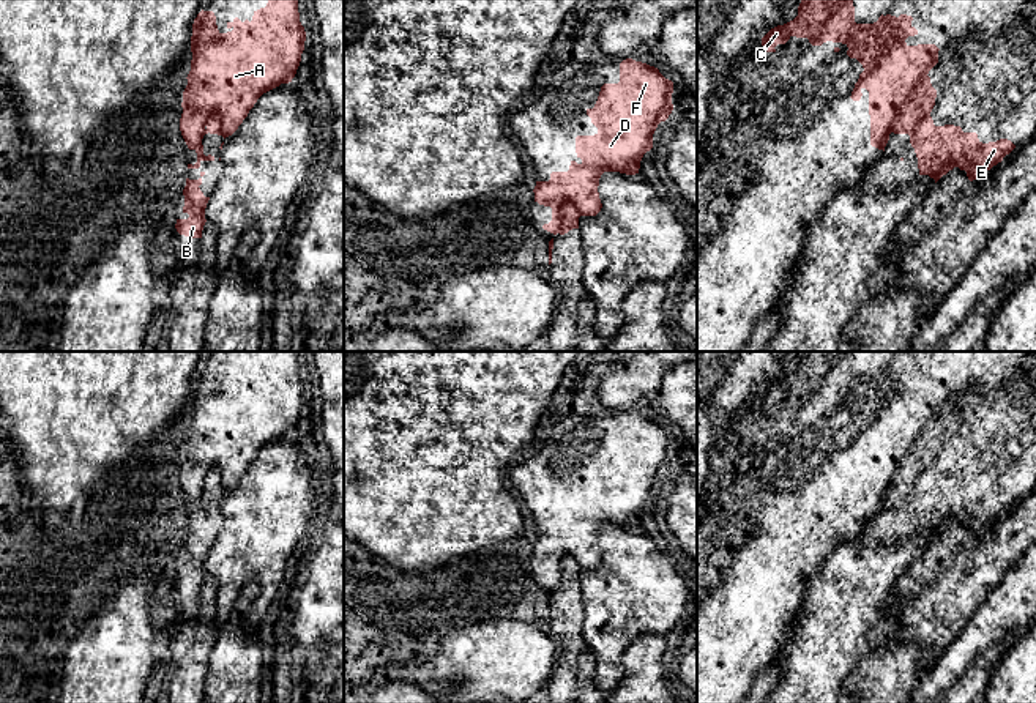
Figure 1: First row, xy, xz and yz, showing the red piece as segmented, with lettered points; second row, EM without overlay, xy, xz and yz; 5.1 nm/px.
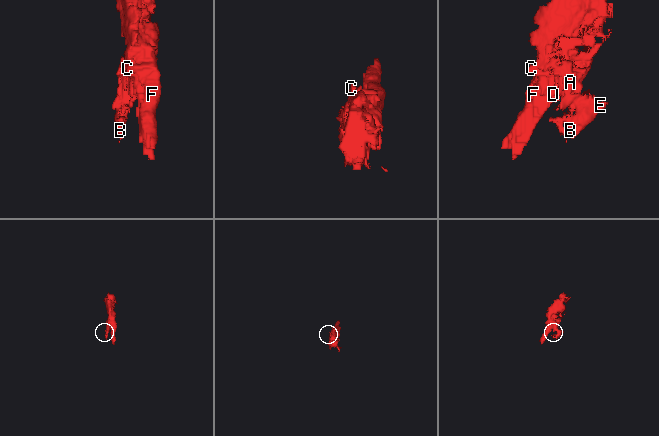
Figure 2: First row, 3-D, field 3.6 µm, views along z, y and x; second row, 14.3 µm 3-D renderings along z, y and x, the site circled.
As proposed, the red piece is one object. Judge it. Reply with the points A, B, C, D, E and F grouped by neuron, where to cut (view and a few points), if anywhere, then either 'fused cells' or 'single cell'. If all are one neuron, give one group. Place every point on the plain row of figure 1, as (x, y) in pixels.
A C D F / B E | yz (926, 427), (894, 473), (891, 484) | fused cells

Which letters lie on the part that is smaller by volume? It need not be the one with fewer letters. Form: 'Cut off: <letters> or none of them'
Cut off: B, E

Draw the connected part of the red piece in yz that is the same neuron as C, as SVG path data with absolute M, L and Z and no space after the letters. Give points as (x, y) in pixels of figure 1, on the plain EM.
M801 352L798 369L771 381L763 391L763 405L776 405L777 397L785 397L792 389L807 391L812 399L822 399L826 394L842 396L848 400L847 408L856 411L864 424L852 444L852 452L859 454L866 441L869 444L870 468L870 498L885 503L894 473L900 468L921 433L938 416L938 400L935 397L908 399L905 392L918 388L911 378L913 370L900 367L899 370L880 369L874 377L855 375L855 352Z

